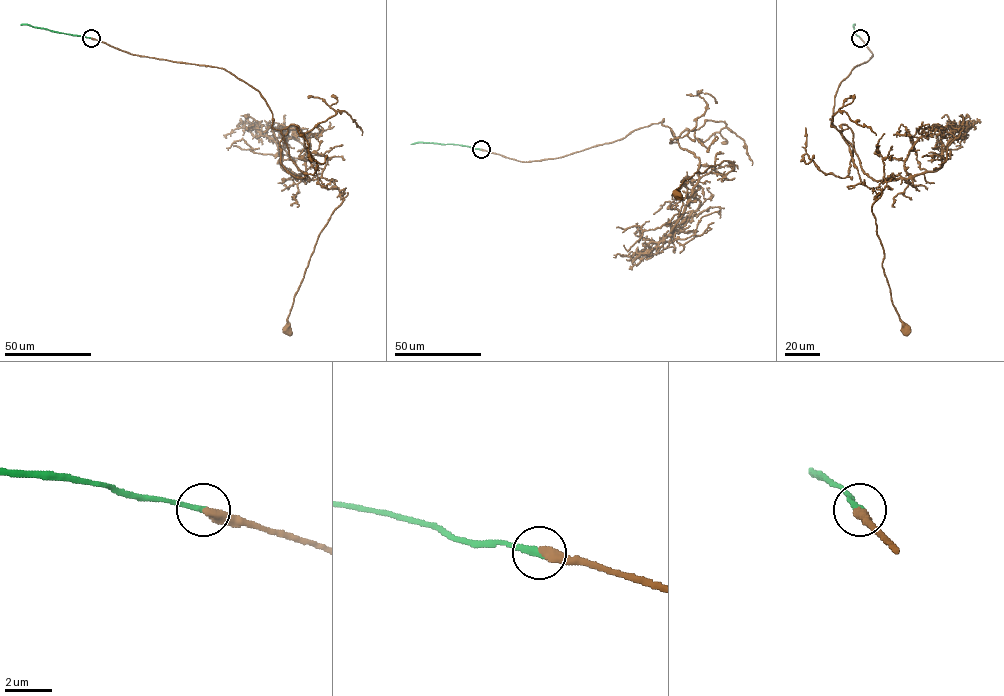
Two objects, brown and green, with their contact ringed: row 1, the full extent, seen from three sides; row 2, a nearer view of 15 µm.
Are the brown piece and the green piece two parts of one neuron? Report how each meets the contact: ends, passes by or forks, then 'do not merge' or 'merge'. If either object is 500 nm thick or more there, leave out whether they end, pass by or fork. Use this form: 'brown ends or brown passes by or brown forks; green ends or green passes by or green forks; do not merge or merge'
brown ends; green ends; merge

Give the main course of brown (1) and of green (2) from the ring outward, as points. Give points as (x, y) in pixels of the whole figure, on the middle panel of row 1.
1: (481, 149), (520, 161), (556, 158), (662, 121), (698, 158), (700, 178), (733, 165), (697, 171), (677, 196)
2: (481, 149), (454, 144), (411, 144)

